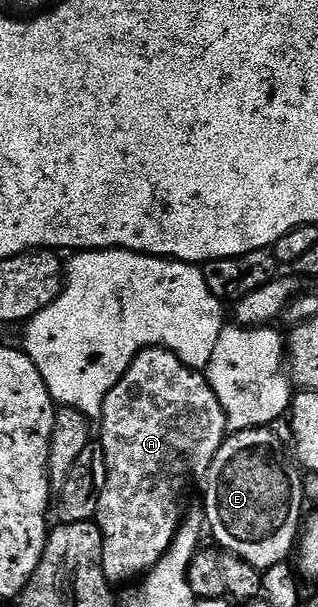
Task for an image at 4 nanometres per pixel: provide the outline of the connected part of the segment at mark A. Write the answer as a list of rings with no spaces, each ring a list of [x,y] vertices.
[[[140,350],[99,407],[99,454],[103,468],[105,464],[105,483],[103,480],[99,486],[95,521],[102,532],[102,568],[110,583],[117,584],[136,574],[144,575],[168,552],[182,521],[183,507],[187,502],[185,489],[189,486],[189,477],[193,478],[195,474],[193,465],[197,458],[205,460],[218,453],[222,449],[221,441],[222,444],[226,441],[227,423],[223,408],[215,412],[200,389],[189,383],[188,377],[193,369],[183,365],[171,350]]]

